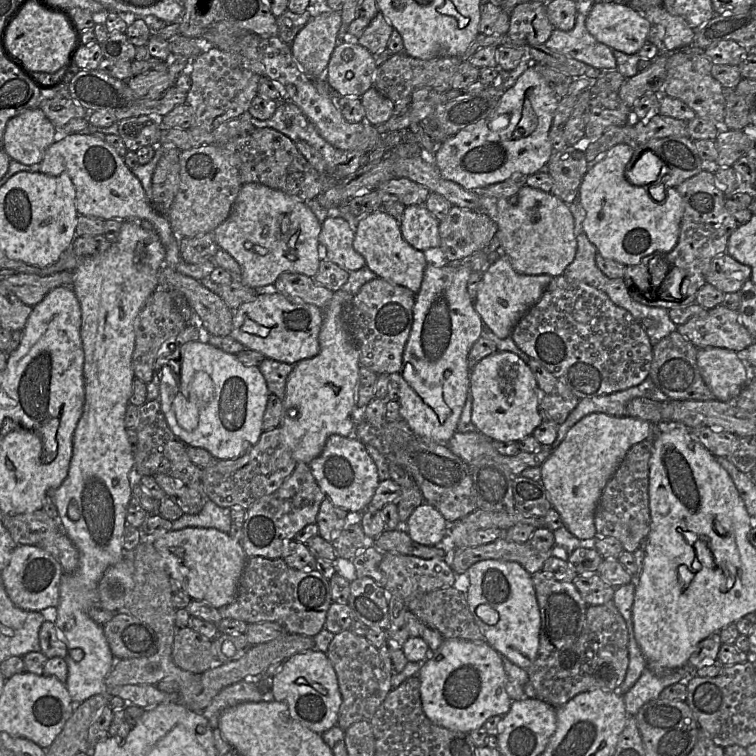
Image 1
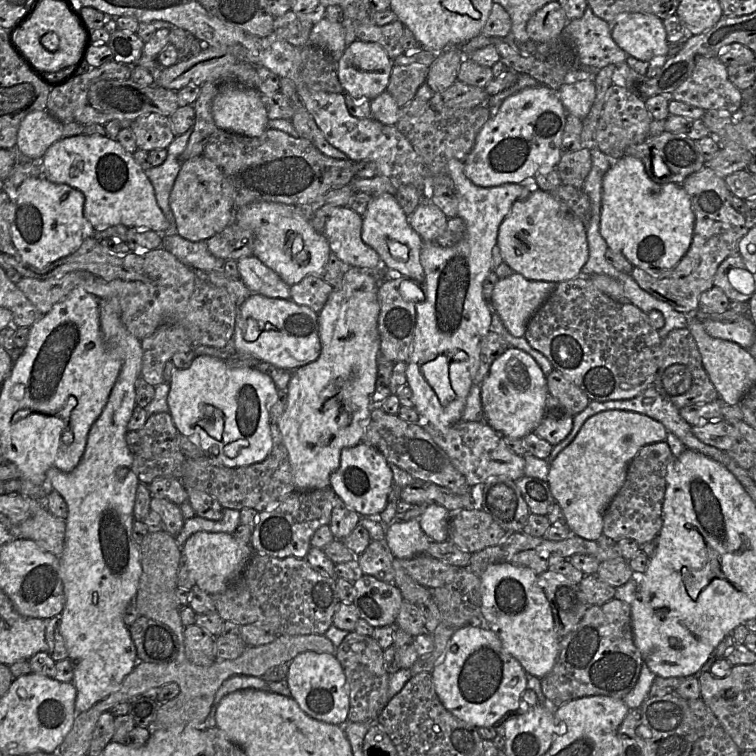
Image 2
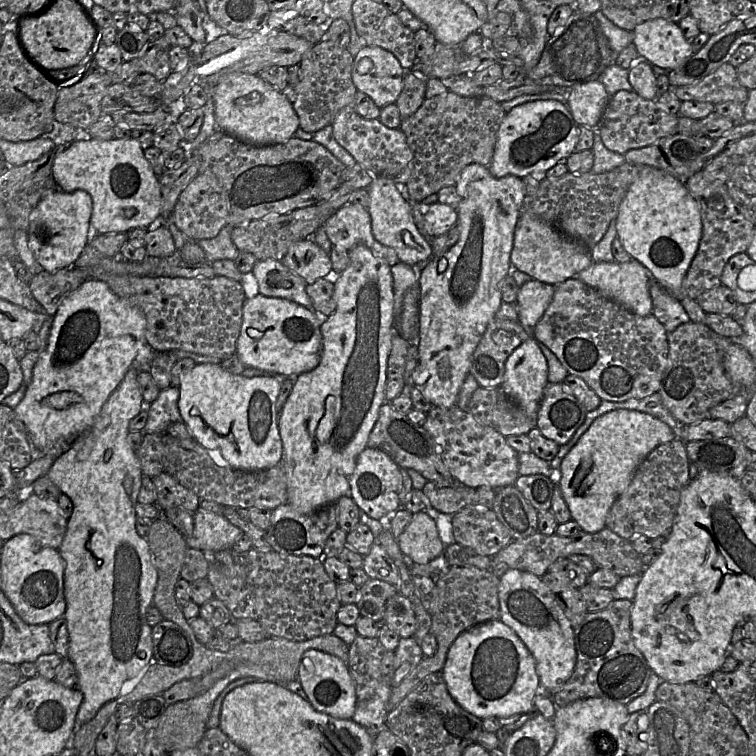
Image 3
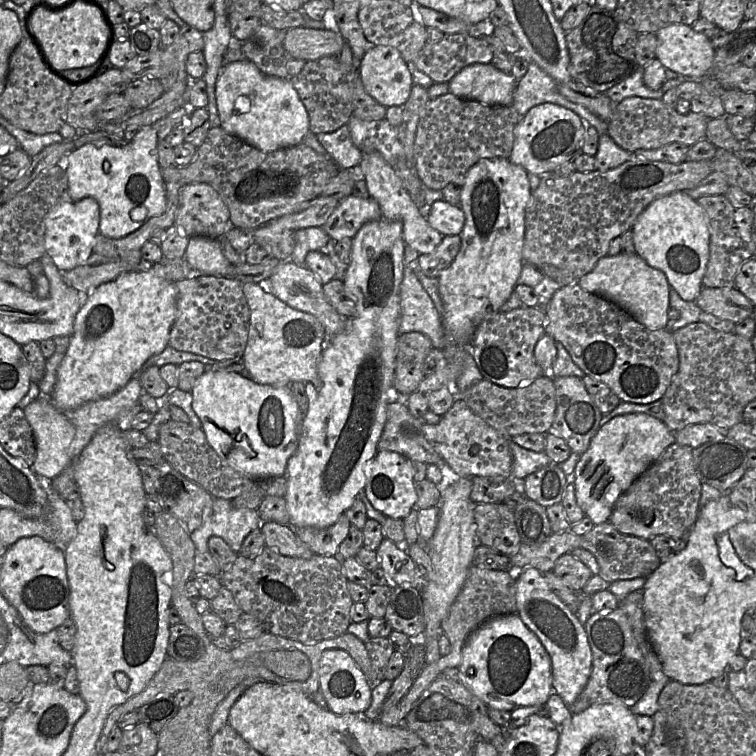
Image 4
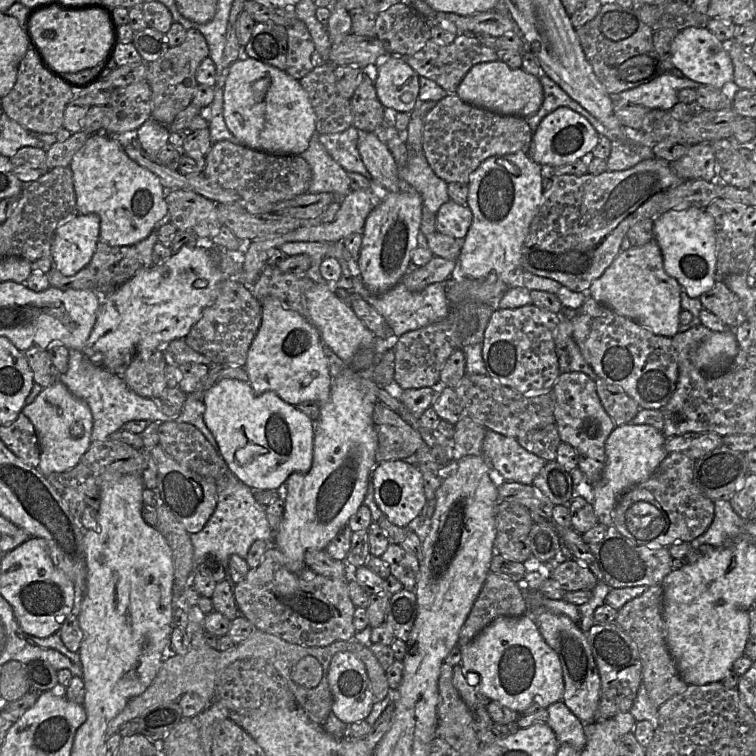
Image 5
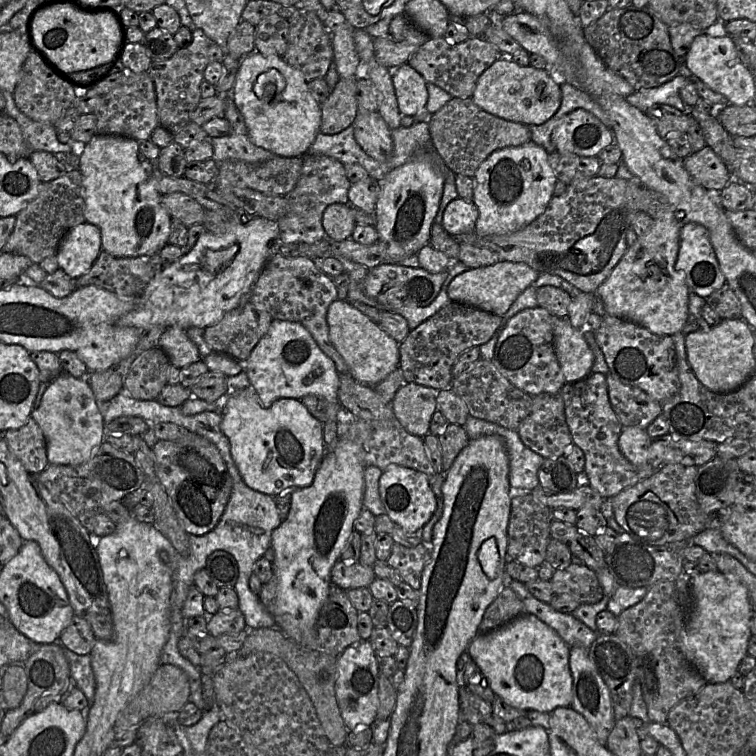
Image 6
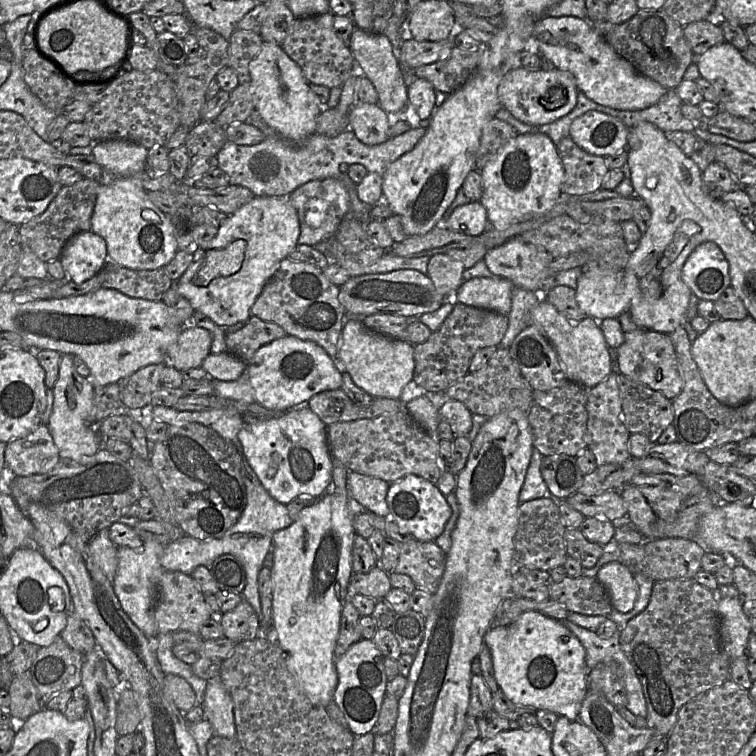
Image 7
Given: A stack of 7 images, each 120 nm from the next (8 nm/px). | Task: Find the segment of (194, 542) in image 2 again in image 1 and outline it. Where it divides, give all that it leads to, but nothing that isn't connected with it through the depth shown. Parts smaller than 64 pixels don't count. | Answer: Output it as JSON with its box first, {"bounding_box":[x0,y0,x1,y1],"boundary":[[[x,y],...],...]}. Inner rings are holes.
{"bounding_box":[142,527,247,609],"boundary":[[[185,527],[151,536],[142,533],[144,540],[151,540],[171,579],[177,581],[192,600],[206,601],[217,609],[234,601],[247,556],[241,543],[228,533],[215,528]]]}

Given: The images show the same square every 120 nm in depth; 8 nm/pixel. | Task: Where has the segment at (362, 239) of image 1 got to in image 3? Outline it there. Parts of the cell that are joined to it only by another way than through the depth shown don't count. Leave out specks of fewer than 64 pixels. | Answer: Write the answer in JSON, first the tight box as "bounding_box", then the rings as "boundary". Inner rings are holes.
{"bounding_box":[367,176,432,266],"boundary":[[[374,176],[368,186],[369,204],[367,210],[371,217],[371,230],[374,238],[381,244],[395,250],[400,262],[416,266],[432,257],[432,245],[418,230],[413,208],[403,196],[402,189],[389,178]]]}

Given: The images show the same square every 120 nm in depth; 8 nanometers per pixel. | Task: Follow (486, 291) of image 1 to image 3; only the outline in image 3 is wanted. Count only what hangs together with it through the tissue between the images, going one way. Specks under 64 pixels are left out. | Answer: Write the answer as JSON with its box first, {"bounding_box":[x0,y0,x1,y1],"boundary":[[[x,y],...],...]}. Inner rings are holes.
{"bounding_box":[516,279,555,337],"boundary":[[[531,279],[521,286],[517,293],[516,307],[518,321],[528,332],[529,337],[555,292],[555,285]]]}

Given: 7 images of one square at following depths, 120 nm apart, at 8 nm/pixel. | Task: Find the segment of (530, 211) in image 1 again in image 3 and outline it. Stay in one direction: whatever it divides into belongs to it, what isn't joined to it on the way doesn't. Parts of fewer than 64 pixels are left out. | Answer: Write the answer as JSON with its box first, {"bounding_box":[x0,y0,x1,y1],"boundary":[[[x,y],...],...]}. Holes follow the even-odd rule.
{"bounding_box":[510,211,593,285],"boundary":[[[525,211],[520,213],[514,230],[510,261],[517,270],[533,279],[552,285],[577,277],[593,262],[590,249],[582,242],[566,237],[559,229]]]}

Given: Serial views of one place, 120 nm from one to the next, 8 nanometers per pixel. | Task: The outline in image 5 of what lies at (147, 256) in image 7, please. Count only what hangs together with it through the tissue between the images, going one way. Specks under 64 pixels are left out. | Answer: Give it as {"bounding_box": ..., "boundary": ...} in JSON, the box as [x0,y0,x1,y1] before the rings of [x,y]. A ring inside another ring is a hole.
{"bounding_box":[69,132,167,246],"boundary":[[[105,132],[93,134],[74,154],[69,168],[73,174],[76,206],[79,214],[96,214],[100,217],[100,239],[110,246],[130,246],[145,239],[167,215],[164,199],[166,191],[158,177],[151,171],[132,161],[121,144]]]}

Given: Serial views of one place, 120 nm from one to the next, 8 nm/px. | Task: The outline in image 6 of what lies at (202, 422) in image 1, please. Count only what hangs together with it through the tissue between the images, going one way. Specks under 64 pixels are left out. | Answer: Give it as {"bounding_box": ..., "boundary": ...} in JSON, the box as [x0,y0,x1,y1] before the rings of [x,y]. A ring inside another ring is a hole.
{"bounding_box":[221,386,325,496],"boundary":[[[252,386],[238,392],[228,392],[221,402],[221,430],[229,439],[232,459],[245,484],[270,496],[291,494],[312,484],[325,456],[323,423],[314,418],[298,399],[282,398],[270,407],[262,407]]]}

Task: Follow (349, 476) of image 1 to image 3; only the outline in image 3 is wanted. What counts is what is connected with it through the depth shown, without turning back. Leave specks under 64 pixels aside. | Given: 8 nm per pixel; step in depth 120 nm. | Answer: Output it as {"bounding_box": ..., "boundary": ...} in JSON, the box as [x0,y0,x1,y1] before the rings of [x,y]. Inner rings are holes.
{"bounding_box":[349,447,402,520],"boundary":[[[367,447],[359,454],[349,484],[349,496],[360,510],[373,519],[379,520],[388,514],[394,514],[400,508],[402,473],[400,467],[381,450]]]}

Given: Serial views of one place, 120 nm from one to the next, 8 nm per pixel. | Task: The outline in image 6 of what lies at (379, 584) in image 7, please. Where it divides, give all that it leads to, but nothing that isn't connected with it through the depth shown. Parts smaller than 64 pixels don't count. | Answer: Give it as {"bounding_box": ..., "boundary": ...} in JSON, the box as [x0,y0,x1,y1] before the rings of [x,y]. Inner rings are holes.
{"bounding_box":[331,559,375,591],"boundary":[[[339,559],[331,570],[332,584],[345,591],[368,588],[375,578],[373,568],[359,562],[345,562]]]}

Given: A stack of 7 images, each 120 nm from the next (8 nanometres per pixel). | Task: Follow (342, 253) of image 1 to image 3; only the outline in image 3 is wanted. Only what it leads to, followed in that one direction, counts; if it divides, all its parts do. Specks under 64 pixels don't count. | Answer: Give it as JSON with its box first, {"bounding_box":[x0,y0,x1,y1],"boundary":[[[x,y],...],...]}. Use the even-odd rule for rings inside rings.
{"bounding_box":[322,203,400,266],"boundary":[[[350,203],[343,205],[322,227],[333,246],[342,246],[350,251],[356,245],[363,244],[390,266],[400,262],[394,249],[374,238],[370,214],[363,206]]]}

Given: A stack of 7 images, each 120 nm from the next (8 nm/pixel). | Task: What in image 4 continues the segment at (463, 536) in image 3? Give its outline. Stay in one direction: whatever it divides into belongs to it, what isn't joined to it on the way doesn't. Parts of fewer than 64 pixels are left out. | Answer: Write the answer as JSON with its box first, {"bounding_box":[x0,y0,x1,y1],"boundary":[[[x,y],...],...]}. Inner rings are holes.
{"bounding_box":[474,503,521,555],"boundary":[[[505,503],[476,504],[474,519],[477,525],[478,544],[506,555],[514,555],[521,539],[512,509]]]}

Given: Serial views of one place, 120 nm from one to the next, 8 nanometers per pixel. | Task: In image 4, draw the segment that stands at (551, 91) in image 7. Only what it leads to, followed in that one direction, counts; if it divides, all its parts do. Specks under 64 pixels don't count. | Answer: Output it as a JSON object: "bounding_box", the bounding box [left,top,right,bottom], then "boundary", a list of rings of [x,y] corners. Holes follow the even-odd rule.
{"bounding_box":[449,64,517,106],"boundary":[[[473,64],[462,68],[449,82],[449,90],[457,97],[476,100],[491,106],[509,106],[513,103],[513,94],[517,80],[491,64]]]}

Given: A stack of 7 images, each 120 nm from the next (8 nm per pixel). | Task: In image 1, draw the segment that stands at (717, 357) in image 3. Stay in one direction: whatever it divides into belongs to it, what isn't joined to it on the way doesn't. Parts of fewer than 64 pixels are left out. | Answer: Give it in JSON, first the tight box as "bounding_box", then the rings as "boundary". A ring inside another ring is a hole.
{"bounding_box":[649,330,716,401],"boundary":[[[676,330],[653,347],[649,376],[669,400],[712,401],[716,397],[705,384],[698,363],[698,348]]]}

